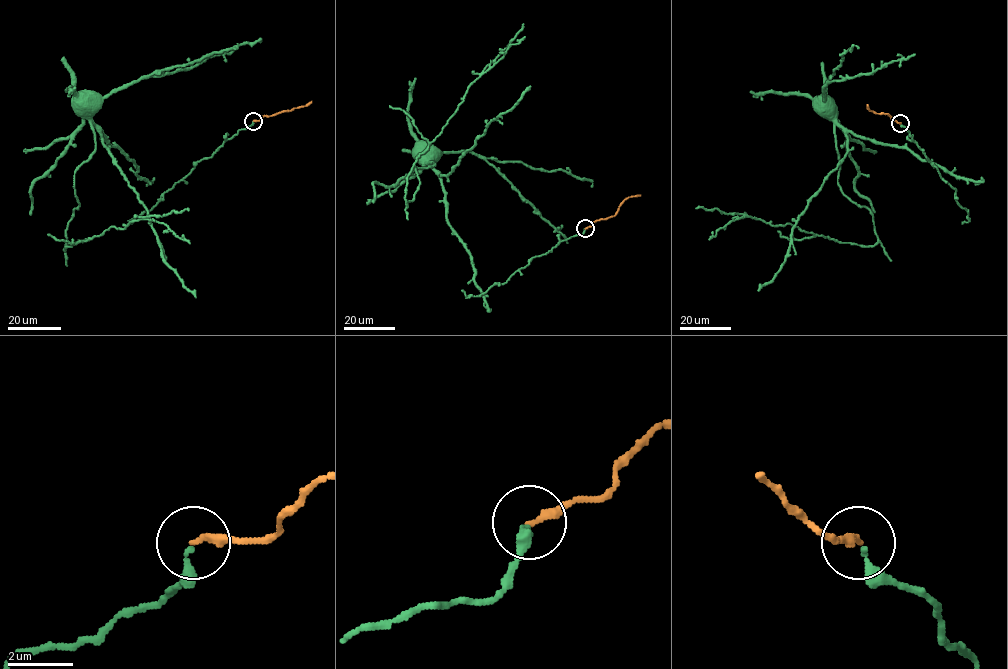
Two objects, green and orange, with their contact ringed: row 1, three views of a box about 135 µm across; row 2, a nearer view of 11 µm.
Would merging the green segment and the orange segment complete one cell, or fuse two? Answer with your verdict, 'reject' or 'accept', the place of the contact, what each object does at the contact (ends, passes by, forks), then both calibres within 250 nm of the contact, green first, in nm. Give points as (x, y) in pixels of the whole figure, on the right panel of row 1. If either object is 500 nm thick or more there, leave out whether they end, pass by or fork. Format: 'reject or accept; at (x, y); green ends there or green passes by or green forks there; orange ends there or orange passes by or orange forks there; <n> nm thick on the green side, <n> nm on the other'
accept; at (900, 123); green ends there; orange ends there; 190 nm thick on the green side, 240 nm on the other

